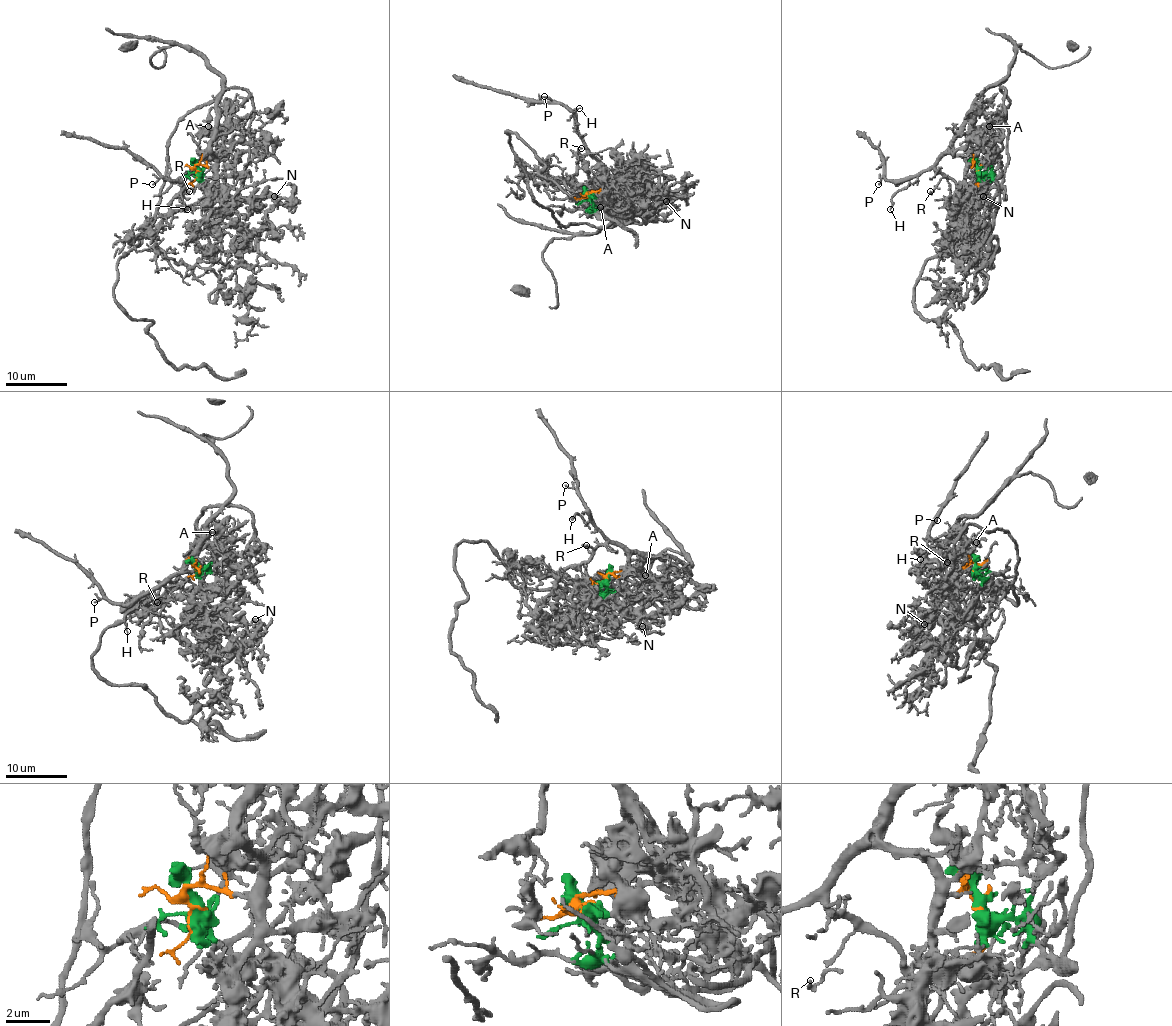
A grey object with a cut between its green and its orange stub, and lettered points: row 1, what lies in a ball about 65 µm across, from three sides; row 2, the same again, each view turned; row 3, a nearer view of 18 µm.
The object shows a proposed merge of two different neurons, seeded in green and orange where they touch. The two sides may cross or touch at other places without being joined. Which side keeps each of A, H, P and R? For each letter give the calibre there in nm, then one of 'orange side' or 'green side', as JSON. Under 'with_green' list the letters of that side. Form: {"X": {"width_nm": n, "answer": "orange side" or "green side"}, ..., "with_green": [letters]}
{"A": {"width_nm": 170, "answer": "green side"}, "H": {"width_nm": 100, "answer": "orange side"}, "P": {"width_nm": 100, "answer": "orange side"}, "R": {"width_nm": 140, "answer": "orange side"}, "with_green": ["A"]}

